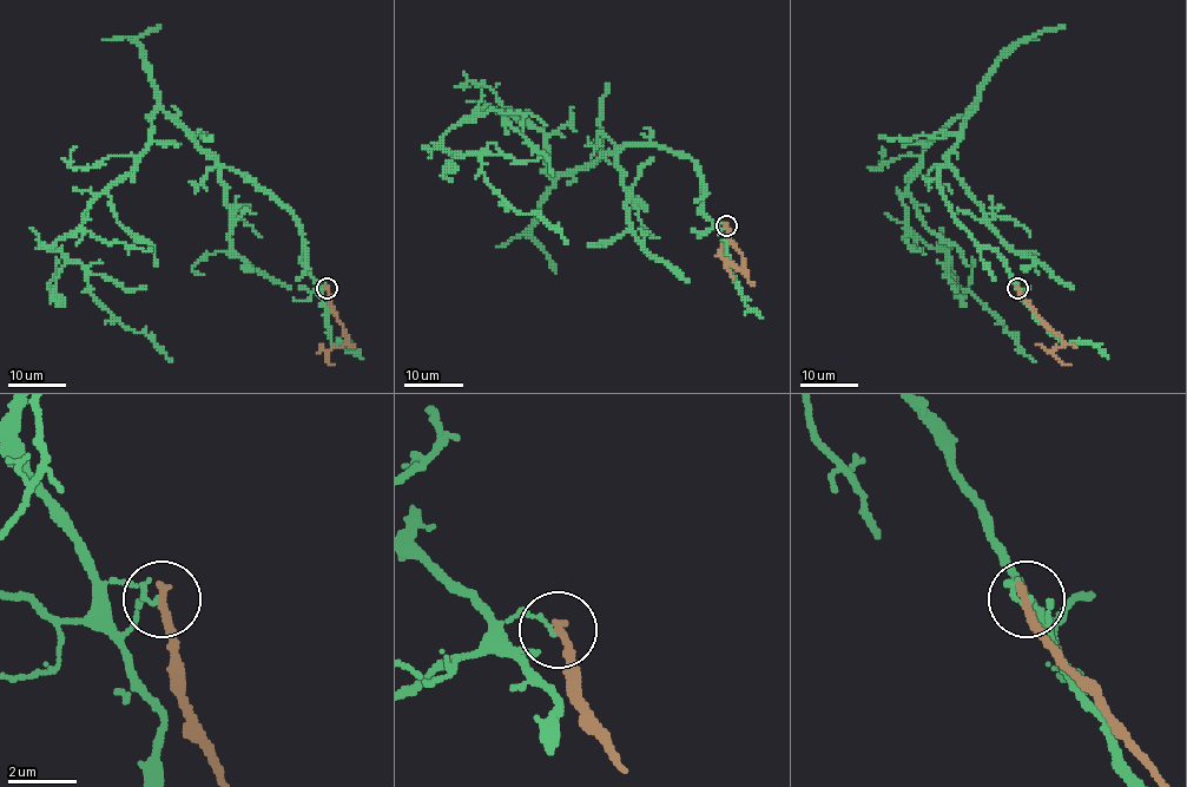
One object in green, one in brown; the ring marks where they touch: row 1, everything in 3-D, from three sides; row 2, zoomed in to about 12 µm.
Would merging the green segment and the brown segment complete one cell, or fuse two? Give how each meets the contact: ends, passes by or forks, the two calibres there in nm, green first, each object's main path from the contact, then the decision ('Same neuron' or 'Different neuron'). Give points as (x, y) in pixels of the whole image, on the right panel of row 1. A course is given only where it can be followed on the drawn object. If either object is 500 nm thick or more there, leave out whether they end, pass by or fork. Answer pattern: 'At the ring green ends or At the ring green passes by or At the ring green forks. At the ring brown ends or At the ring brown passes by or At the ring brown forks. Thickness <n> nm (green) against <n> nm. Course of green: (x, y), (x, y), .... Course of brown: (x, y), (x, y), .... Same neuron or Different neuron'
At the ring green ends. At the ring brown ends. Thickness 130 nm (green) against 260 nm. Course of green: (1017, 288), (940, 188), (970, 109), (923, 150), (903, 197), (905, 224), (945, 250), (951, 276), (1036, 362). Course of brown: (1017, 288), (1031, 310), (1062, 340), (1063, 345), (1053, 352), (1061, 362), (1072, 365). Different neuron

